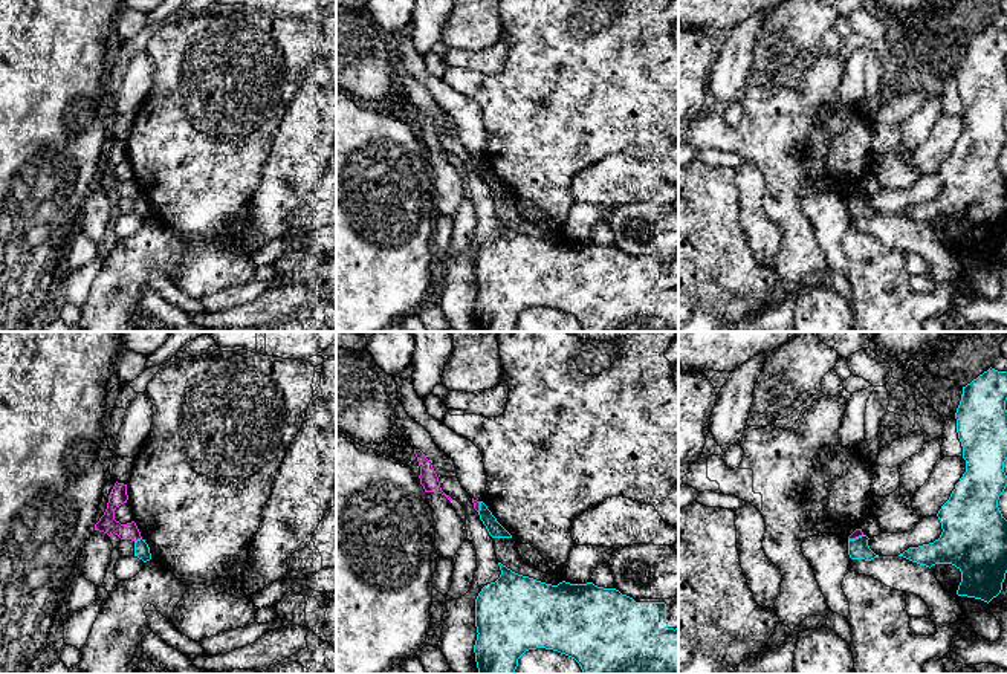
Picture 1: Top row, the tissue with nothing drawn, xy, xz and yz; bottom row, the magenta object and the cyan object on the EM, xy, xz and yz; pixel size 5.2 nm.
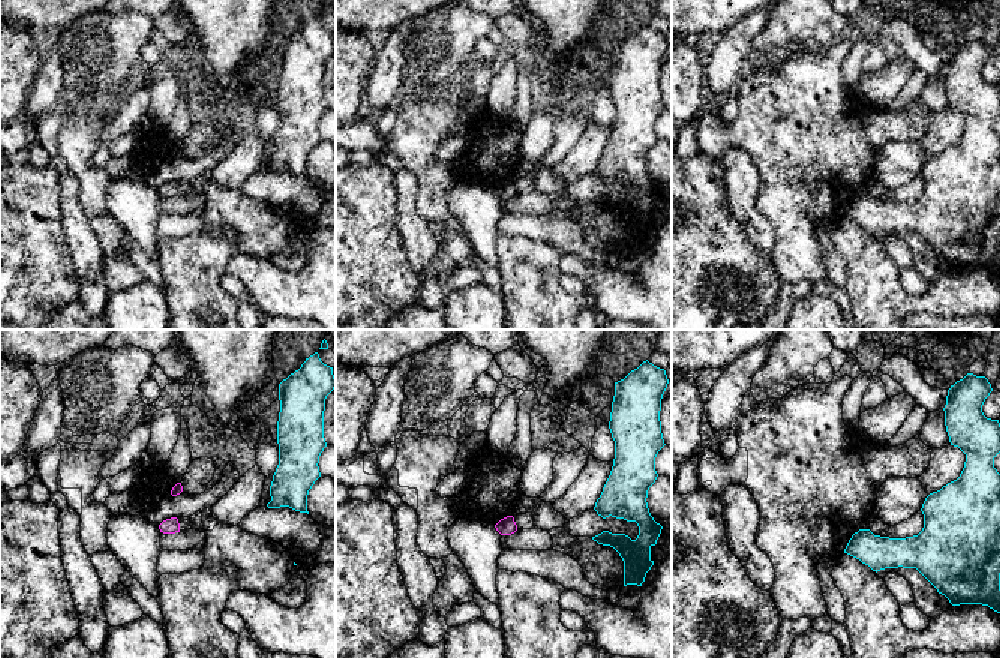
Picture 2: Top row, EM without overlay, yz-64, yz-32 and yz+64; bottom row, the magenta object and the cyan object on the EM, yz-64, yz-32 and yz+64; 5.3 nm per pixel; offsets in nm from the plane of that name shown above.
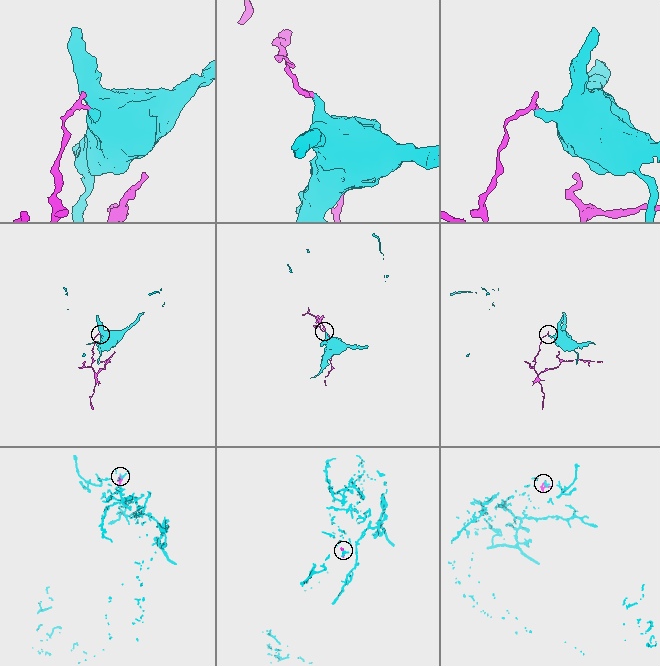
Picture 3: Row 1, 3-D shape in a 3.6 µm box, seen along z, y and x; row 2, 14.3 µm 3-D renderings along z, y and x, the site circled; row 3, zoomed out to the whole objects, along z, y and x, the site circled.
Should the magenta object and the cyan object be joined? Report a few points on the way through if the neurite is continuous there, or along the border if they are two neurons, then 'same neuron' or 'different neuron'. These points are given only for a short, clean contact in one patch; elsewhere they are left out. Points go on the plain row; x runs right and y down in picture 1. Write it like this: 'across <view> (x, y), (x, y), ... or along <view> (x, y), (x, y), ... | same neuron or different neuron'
along xy (141, 194), (135, 199) | different neuron

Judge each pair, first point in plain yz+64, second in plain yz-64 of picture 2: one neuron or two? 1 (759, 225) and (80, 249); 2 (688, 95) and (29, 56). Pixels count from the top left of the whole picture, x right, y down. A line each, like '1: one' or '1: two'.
1: one
2: one

